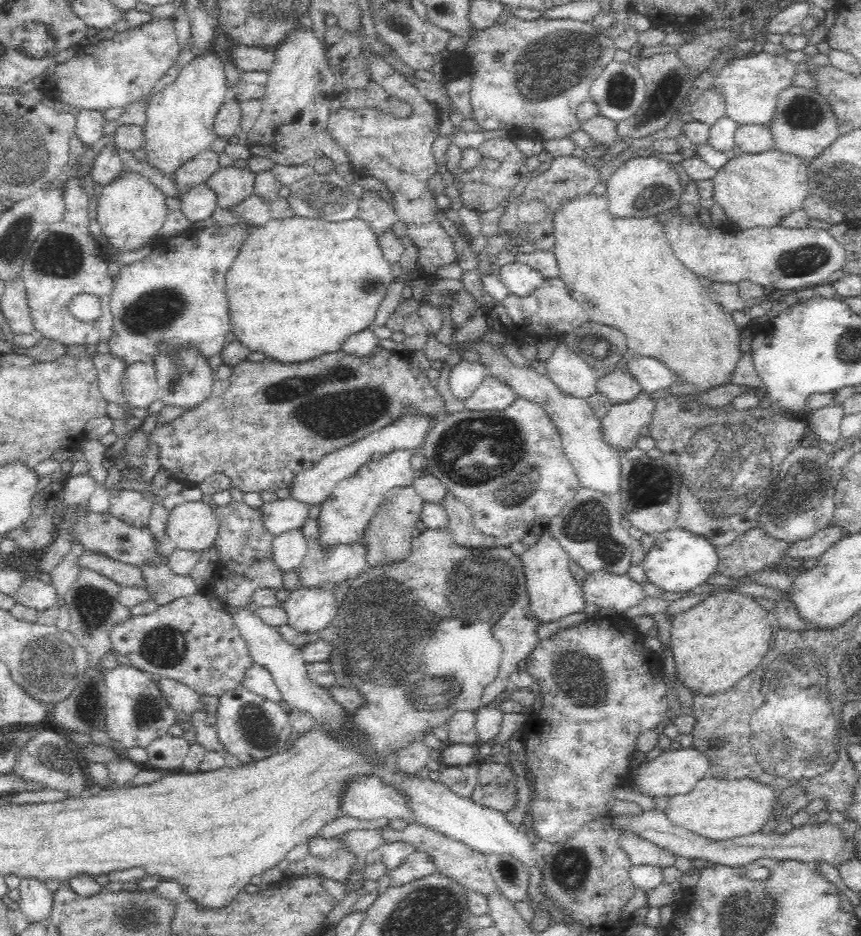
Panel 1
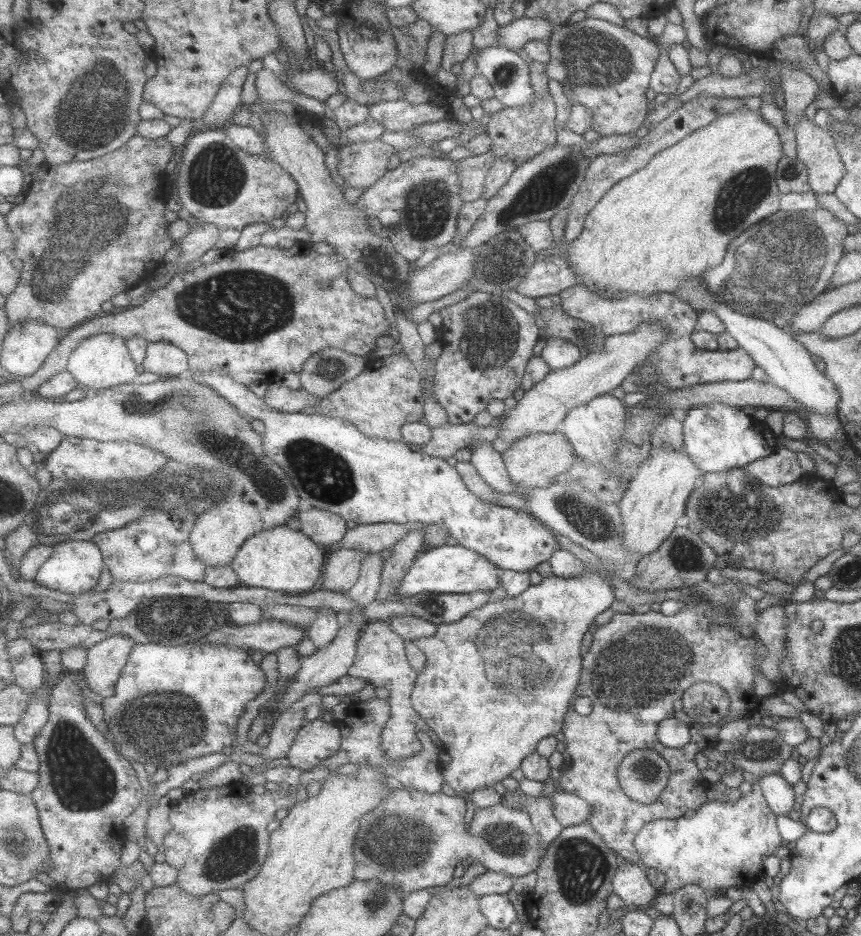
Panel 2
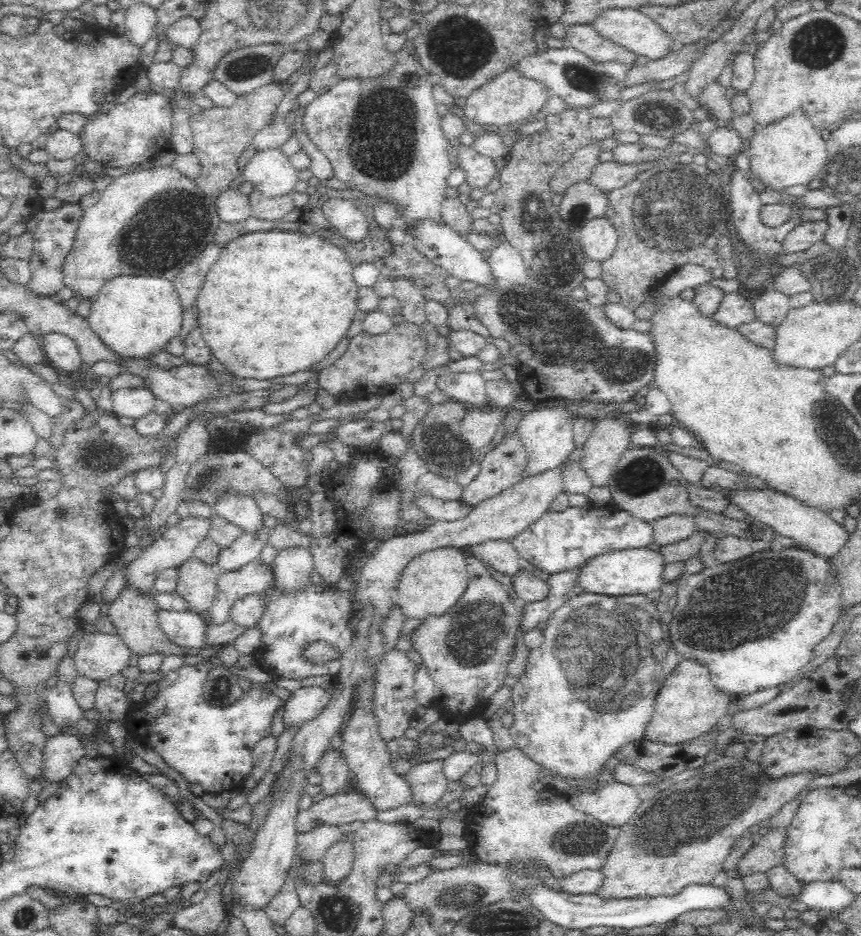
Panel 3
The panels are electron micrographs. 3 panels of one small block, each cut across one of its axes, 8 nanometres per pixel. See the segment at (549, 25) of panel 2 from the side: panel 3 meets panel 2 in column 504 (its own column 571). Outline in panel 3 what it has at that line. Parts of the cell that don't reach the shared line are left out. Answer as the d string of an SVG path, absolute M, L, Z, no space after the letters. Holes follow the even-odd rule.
M578 24L567 26L568 46L585 54L592 62L619 62L628 68L634 67L643 59L636 51L615 44L594 31L590 25Z

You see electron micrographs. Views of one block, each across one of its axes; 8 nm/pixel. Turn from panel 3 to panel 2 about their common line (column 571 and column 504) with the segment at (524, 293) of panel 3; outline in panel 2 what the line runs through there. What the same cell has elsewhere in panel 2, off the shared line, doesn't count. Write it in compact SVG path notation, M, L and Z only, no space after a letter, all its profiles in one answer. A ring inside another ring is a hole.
M488 292L468 294L462 301L440 309L443 318L442 354L436 359L434 392L437 401L447 410L450 424L467 424L477 414L487 411L493 400L505 400L522 388L535 345L543 338L542 328L534 313L521 308L505 295L490 295Z

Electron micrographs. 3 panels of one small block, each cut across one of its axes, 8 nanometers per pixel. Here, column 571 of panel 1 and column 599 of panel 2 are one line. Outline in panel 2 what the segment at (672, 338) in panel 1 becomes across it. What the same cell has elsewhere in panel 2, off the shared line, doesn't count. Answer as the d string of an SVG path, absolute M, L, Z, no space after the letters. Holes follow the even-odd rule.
M741 107L741 109L737 109L731 114L721 115L717 119L708 122L707 126L694 130L679 142L669 146L669 148L663 148L663 150L651 156L643 168L623 178L618 184L613 185L607 193L599 198L592 210L585 214L581 236L575 242L569 244L568 247L565 247L562 255L565 254L569 265L573 265L573 269L581 277L581 283L585 287L593 289L595 295L600 297L617 299L617 297L627 297L631 294L647 297L658 292L676 292L679 283L683 279L702 275L707 269L711 269L711 267L721 263L726 253L727 245L739 233L778 210L780 192L775 183L775 170L781 156L783 156L783 152L781 151L777 131L761 117L758 111L751 111L746 107Z

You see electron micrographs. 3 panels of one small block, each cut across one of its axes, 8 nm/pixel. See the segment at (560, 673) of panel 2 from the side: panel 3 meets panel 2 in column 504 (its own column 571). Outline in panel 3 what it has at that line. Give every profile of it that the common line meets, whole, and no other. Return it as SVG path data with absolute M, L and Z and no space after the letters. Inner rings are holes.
M584 592L564 601L560 608L546 620L547 627L543 630L543 643L539 648L530 650L524 673L512 688L513 723L509 728L515 746L522 749L535 763L540 764L541 768L545 768L552 775L557 774L564 778L572 778L572 780L590 782L604 772L606 760L613 758L624 744L637 743L643 738L647 724L653 715L655 696L658 696L659 688L662 688L663 681L667 679L667 676L670 676L675 665L680 664L683 660L682 656L679 656L672 644L669 643L667 625L662 623L660 612L655 609L655 606L656 603L651 602L646 594L606 596Z

